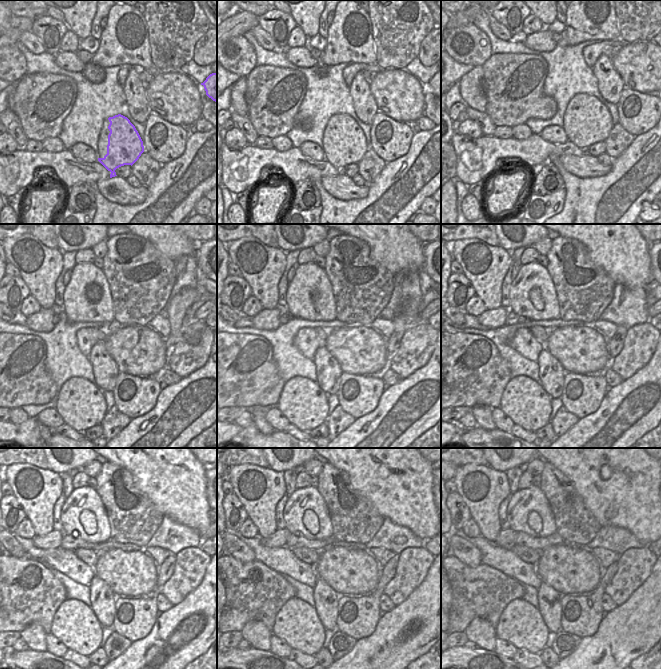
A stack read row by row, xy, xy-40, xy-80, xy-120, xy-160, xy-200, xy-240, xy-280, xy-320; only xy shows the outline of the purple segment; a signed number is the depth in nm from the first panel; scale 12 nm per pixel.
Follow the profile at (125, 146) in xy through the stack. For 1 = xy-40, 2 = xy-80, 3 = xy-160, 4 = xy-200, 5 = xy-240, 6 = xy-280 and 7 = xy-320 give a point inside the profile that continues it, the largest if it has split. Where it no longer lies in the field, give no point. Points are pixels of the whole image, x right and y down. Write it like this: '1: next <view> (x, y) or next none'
1: next xy-40 (349, 145)
2: next xy-80 (538, 175)
3: next xy-160 (302, 401)
4: next xy-200 (525, 401)
5: next xy-240 (75, 624)
6: next xy-280 (297, 623)
7: next xy-320 (520, 623)

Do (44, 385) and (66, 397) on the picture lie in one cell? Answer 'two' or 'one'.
two

